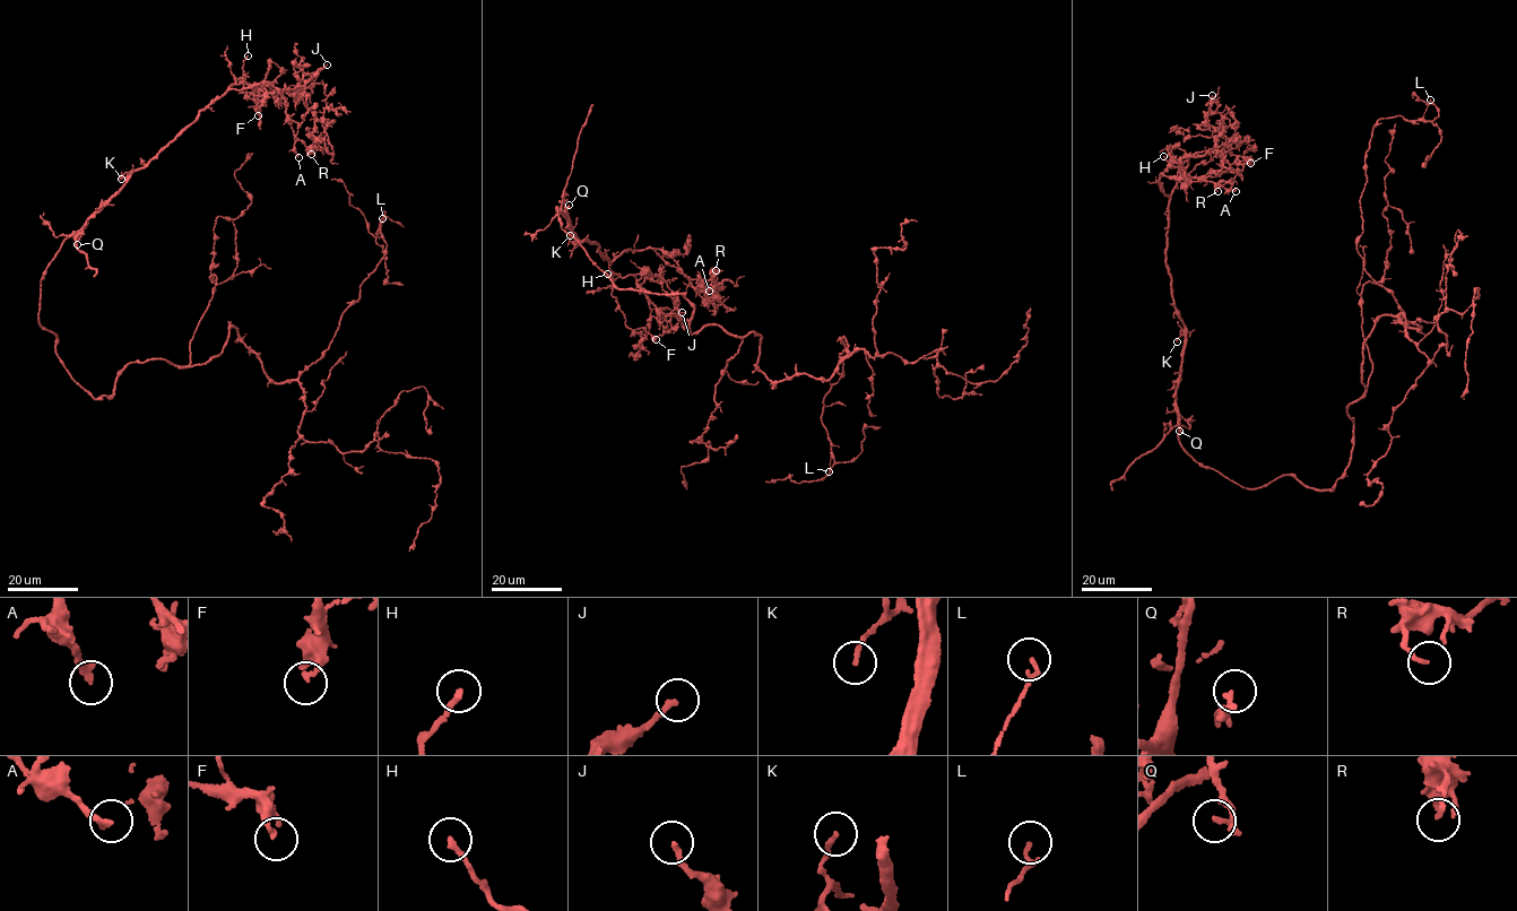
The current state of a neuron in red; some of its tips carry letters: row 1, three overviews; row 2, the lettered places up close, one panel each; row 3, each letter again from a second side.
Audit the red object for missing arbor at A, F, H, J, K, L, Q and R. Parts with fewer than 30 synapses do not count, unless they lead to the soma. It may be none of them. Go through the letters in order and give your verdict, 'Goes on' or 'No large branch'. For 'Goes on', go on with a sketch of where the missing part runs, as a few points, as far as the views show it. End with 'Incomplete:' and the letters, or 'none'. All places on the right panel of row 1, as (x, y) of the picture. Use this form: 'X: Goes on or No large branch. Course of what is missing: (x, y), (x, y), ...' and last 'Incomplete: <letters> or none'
A: Goes on. Course of what is missing: (1236, 191), (1237, 208)
F: No large branch
H: No large branch
J: No large branch
K: No large branch
L: No large branch
Q: No large branch
R: No large branch
Incomplete: A

